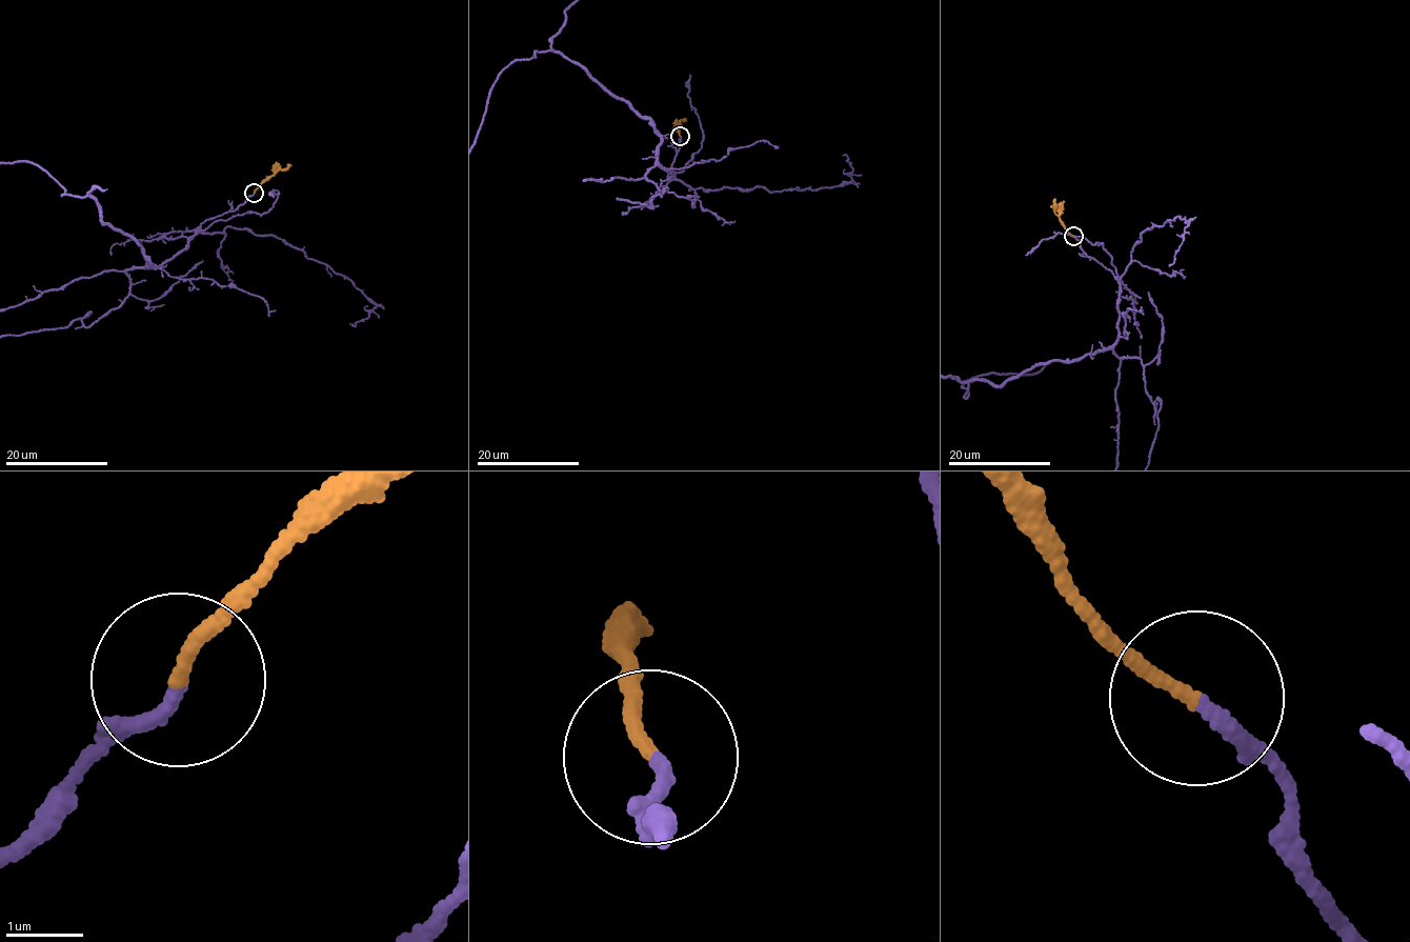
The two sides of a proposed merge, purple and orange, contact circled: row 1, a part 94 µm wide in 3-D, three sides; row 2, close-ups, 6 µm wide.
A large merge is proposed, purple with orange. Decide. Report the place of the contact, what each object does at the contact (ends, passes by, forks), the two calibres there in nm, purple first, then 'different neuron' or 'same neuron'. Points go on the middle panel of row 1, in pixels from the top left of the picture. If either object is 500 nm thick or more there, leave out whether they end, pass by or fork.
place (680, 136); purple ends; orange ends; calibres 160 and 150 nm; same neuron

